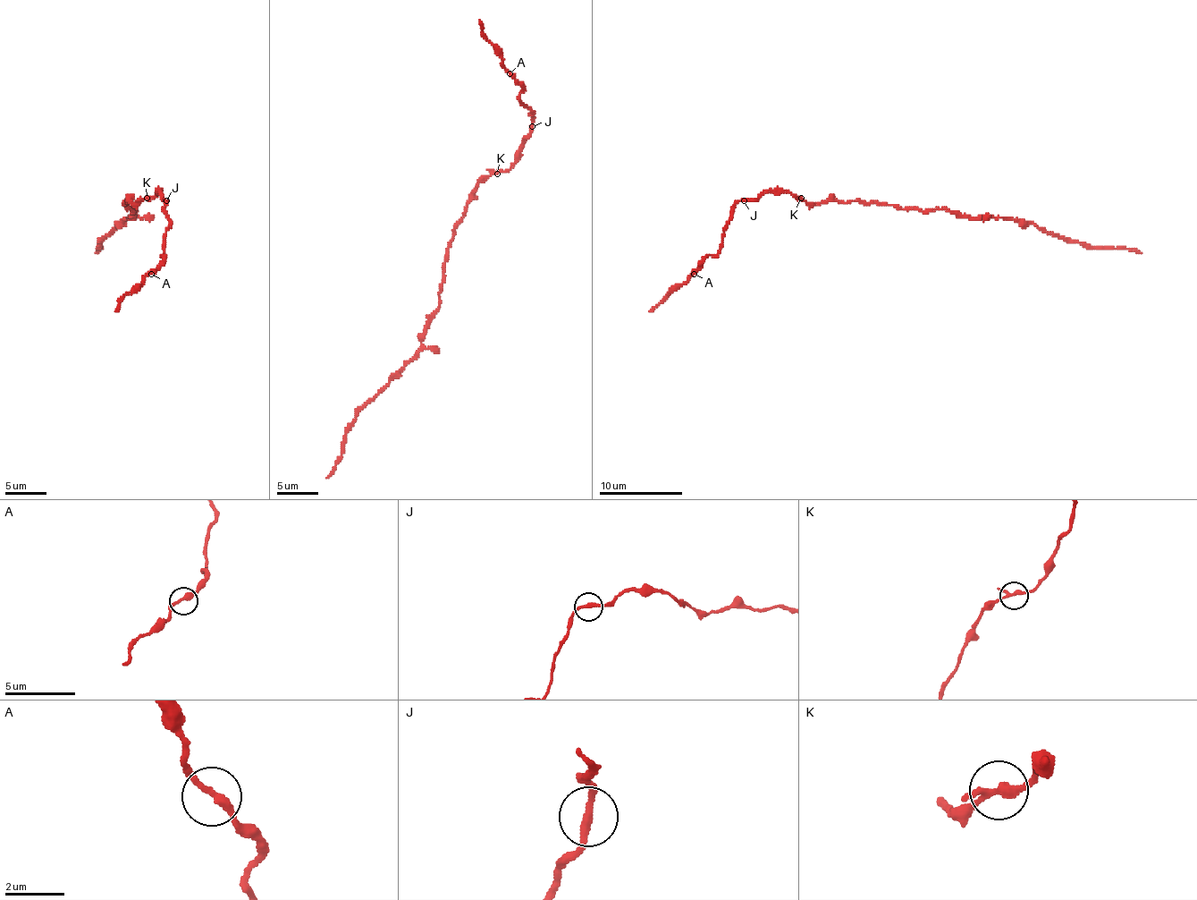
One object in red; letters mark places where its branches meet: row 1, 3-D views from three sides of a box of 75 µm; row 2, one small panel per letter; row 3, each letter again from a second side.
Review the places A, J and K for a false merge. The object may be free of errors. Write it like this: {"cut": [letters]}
{"cut": ["K"]}

